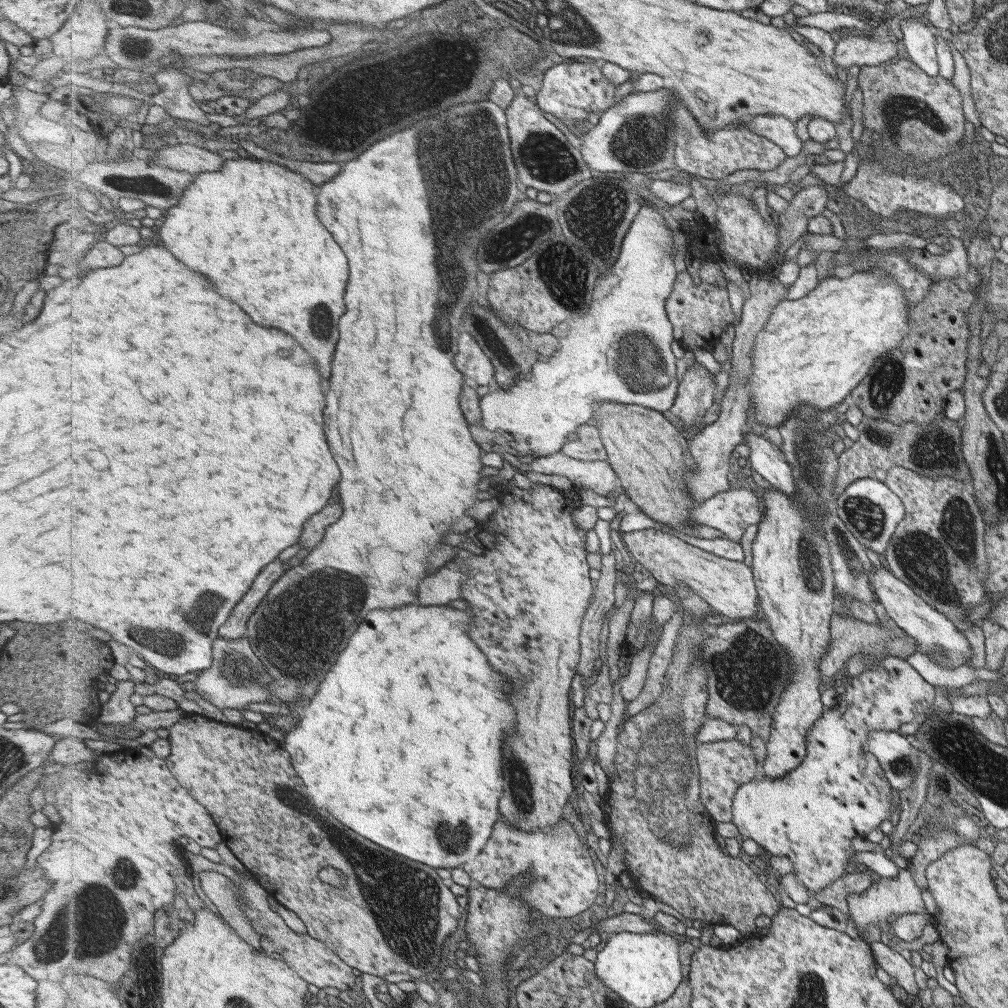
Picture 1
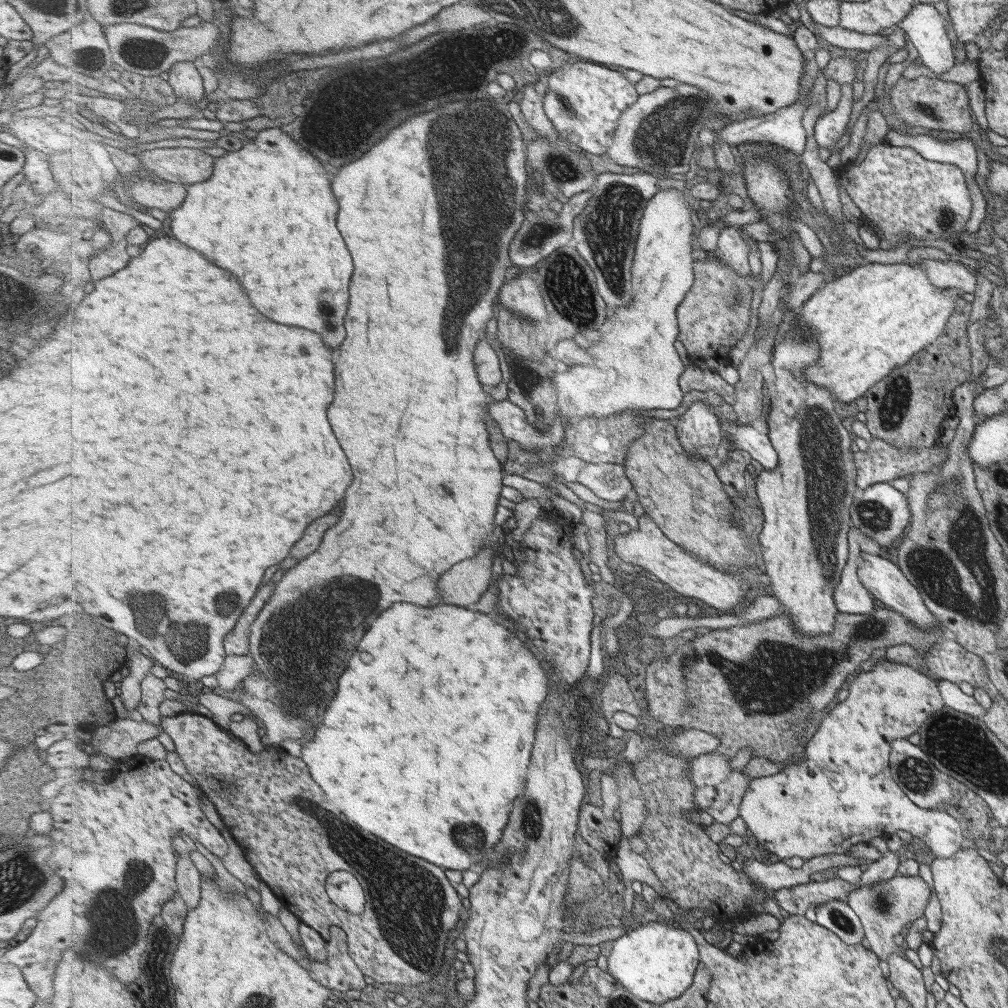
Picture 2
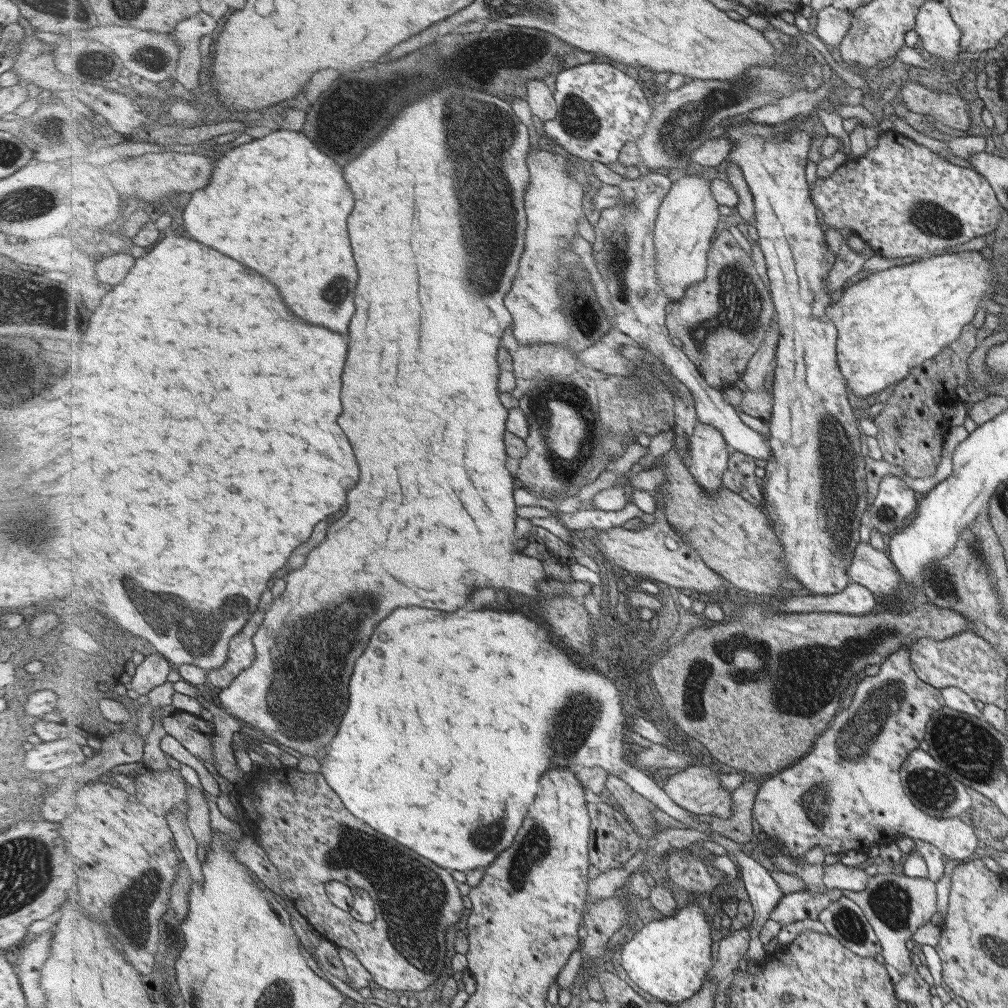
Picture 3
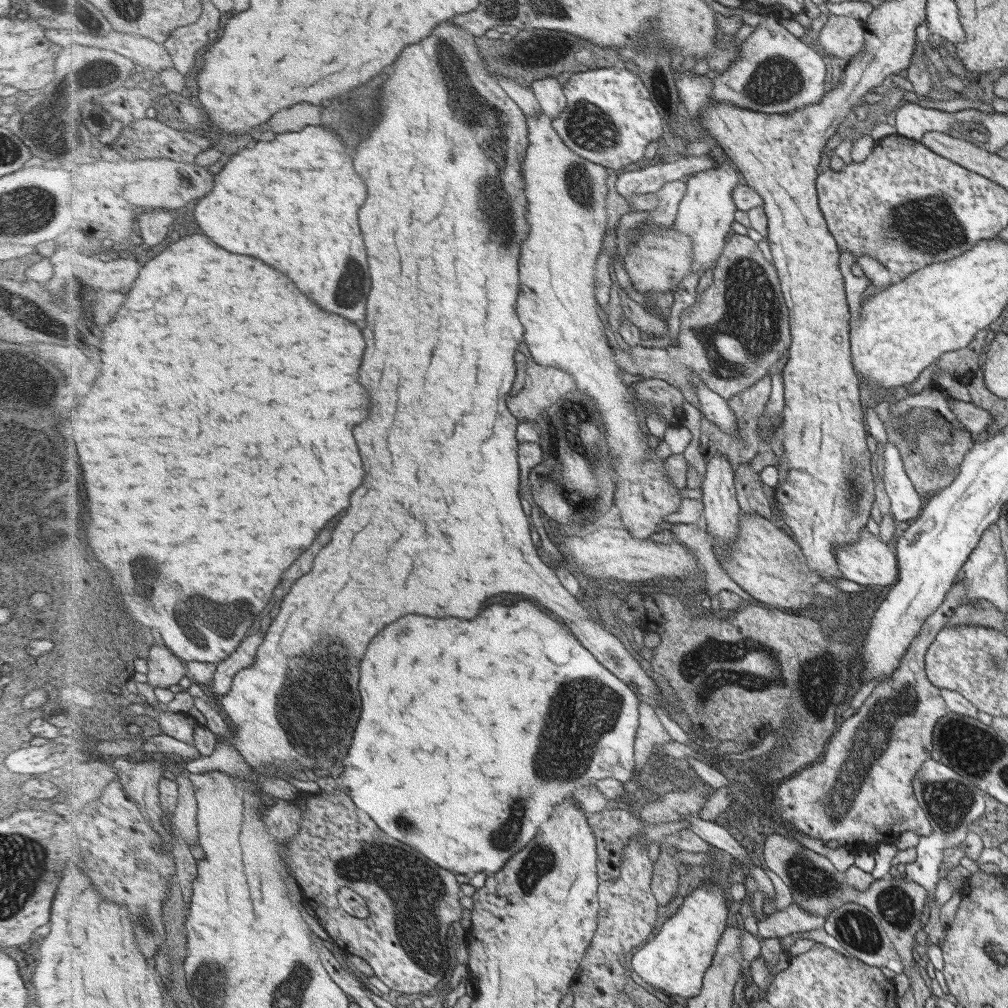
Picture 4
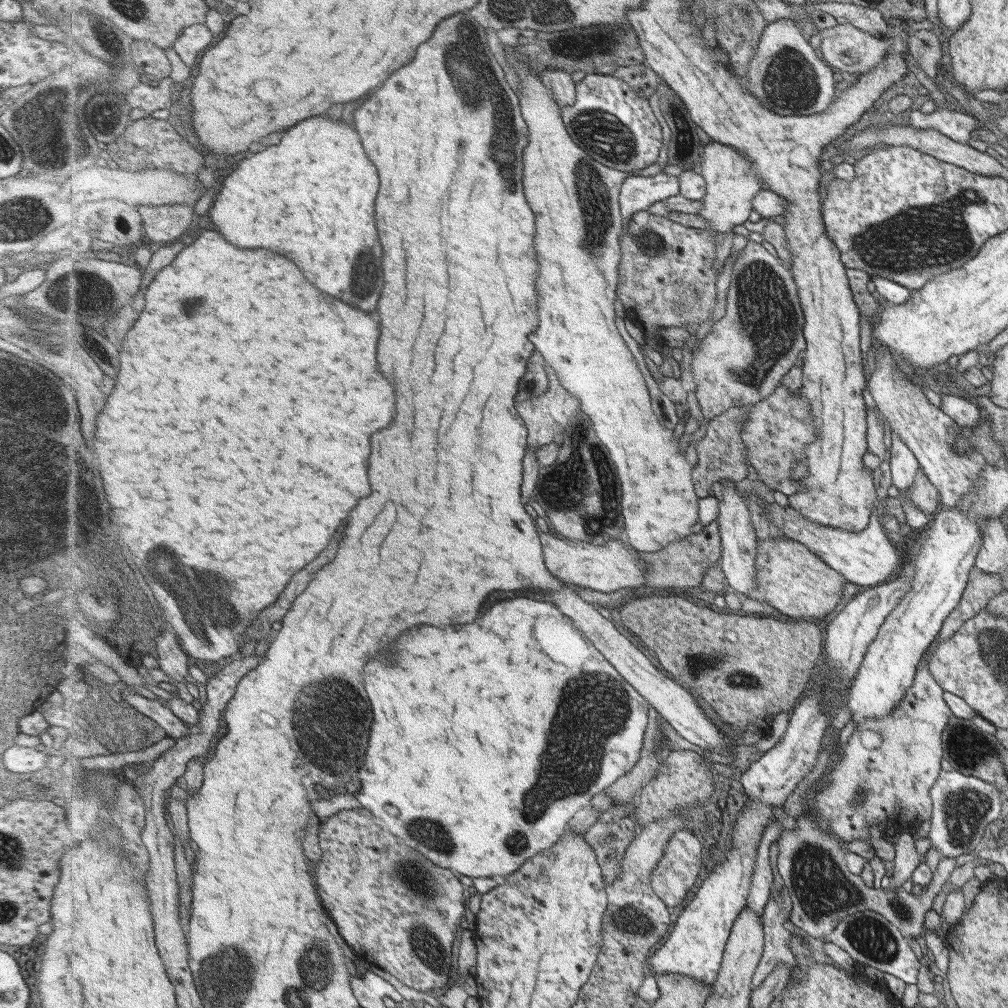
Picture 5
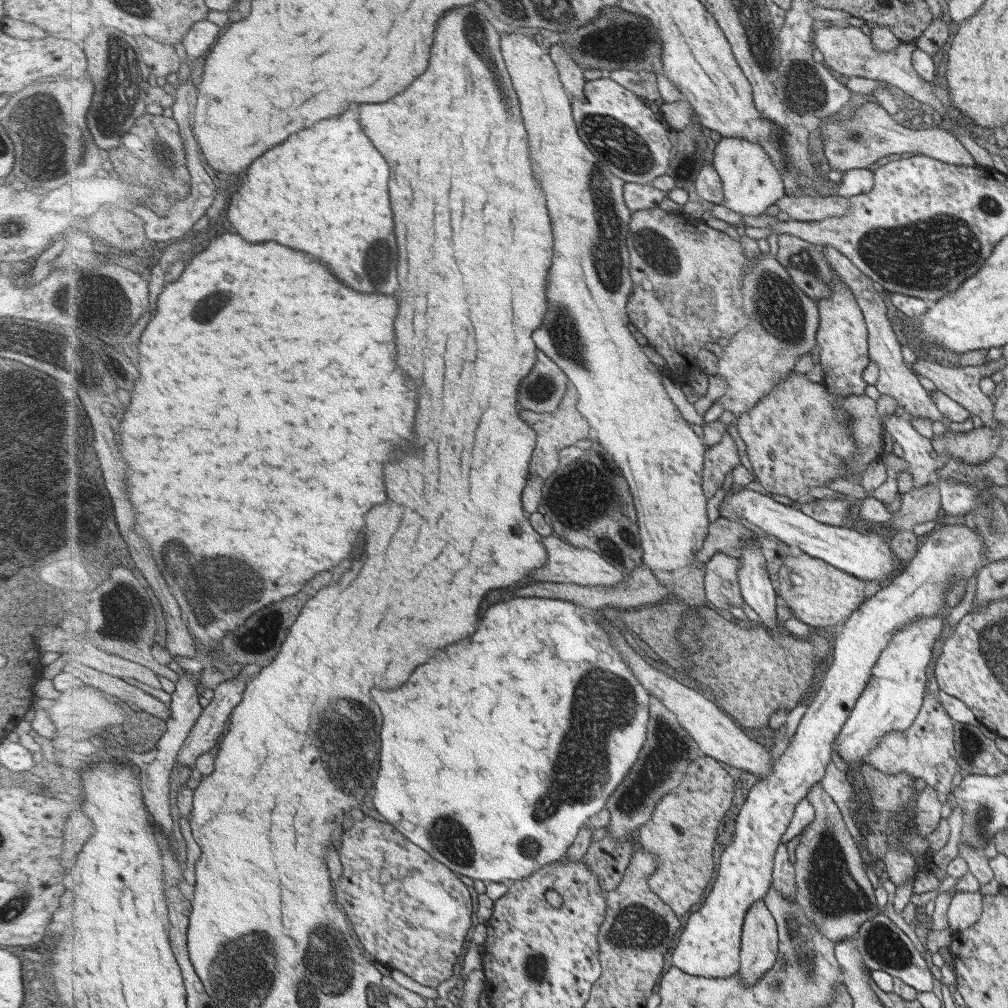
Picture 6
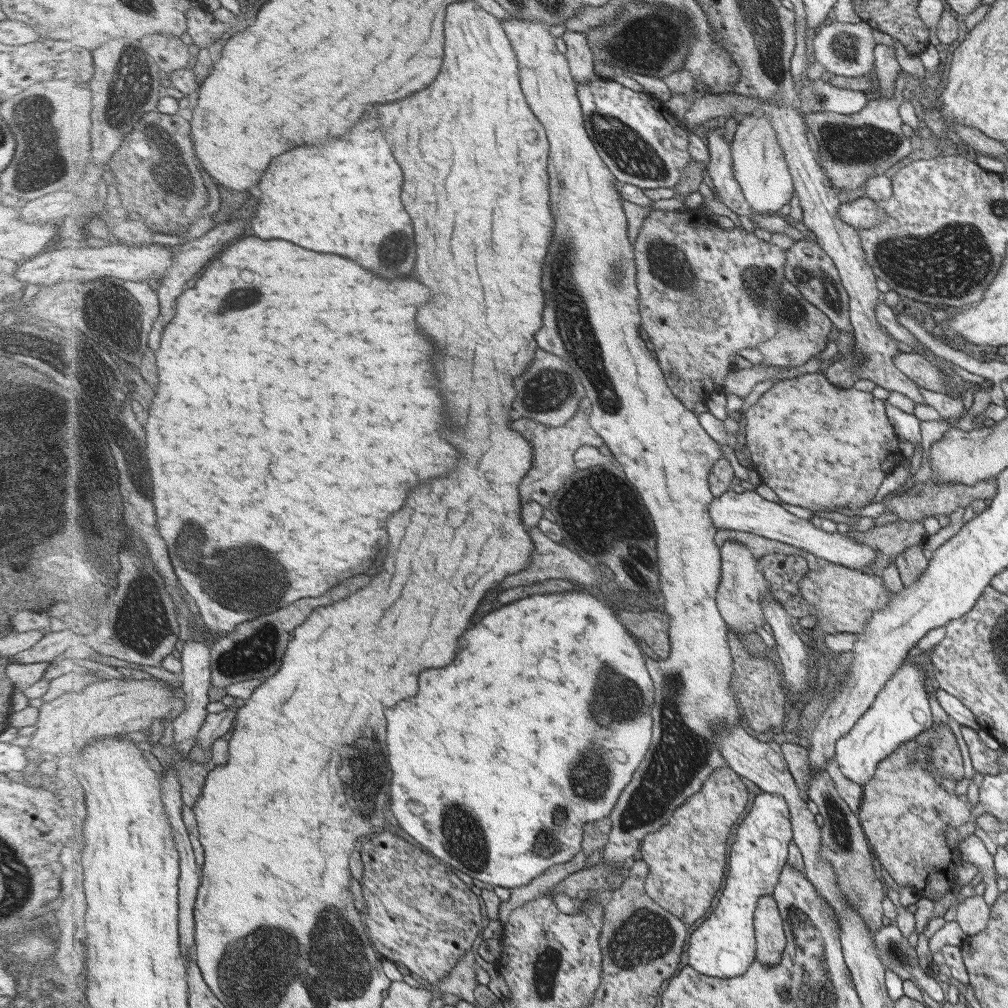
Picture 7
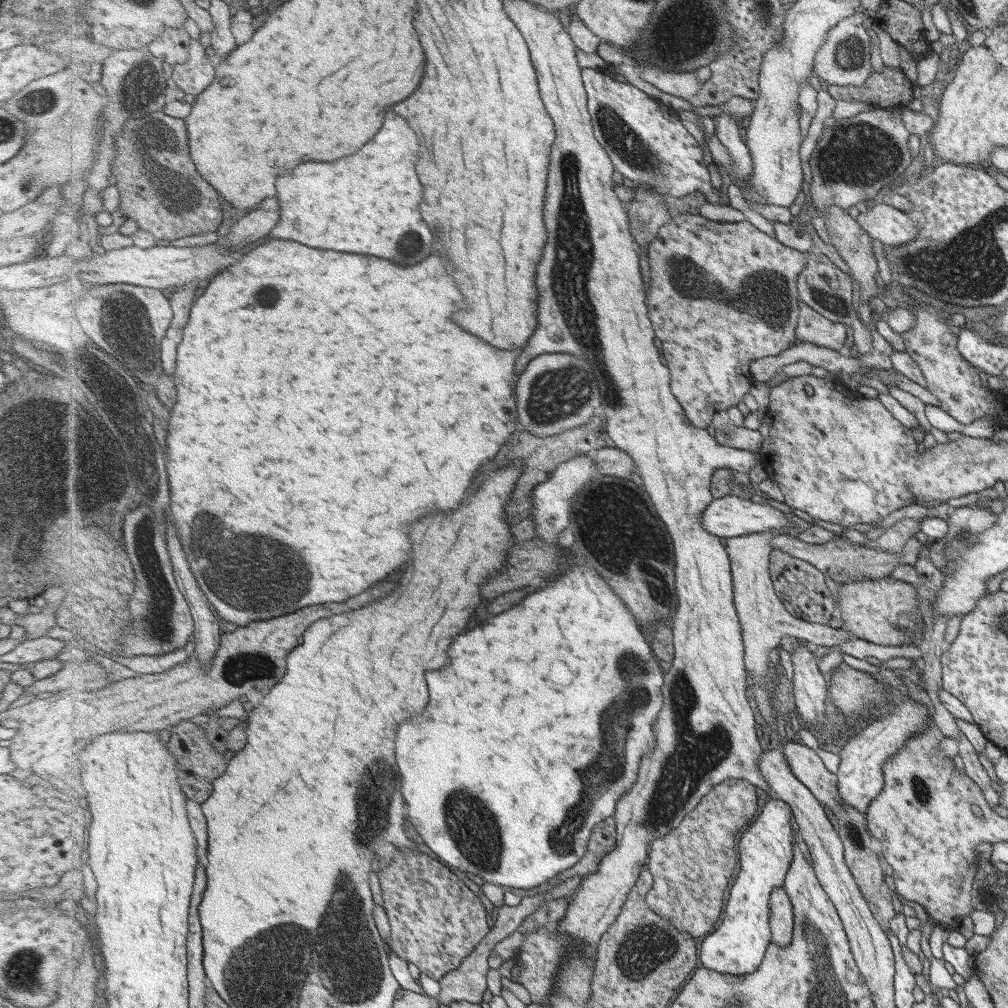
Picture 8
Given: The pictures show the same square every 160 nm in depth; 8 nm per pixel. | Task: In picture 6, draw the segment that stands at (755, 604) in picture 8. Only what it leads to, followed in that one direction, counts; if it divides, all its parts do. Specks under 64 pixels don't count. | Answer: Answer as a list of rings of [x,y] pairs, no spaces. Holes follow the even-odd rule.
[[[717,553],[707,562],[707,596],[714,606],[727,612],[731,606],[744,606],[738,583],[738,566],[740,560],[725,553]]]

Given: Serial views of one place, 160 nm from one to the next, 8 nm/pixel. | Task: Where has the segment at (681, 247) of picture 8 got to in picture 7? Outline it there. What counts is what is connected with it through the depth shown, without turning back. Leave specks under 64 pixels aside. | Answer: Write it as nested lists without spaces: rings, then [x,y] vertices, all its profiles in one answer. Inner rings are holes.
[[[698,208],[684,212],[653,210],[645,218],[635,243],[643,328],[657,347],[659,362],[666,370],[672,390],[692,411],[697,410],[698,404],[709,400],[713,392],[721,392],[725,376],[731,372],[731,356],[735,356],[737,350],[756,348],[759,343],[776,336],[775,331],[782,319],[779,308],[782,306],[780,288],[784,279],[785,250],[781,249],[745,232],[742,227],[725,230]],[[737,302],[743,302],[741,306],[745,312],[739,312],[735,306],[735,312],[731,314],[731,308]]]

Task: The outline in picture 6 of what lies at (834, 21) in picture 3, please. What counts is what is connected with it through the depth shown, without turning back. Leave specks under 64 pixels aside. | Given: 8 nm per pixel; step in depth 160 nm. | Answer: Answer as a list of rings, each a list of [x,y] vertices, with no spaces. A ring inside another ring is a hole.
[[[829,23],[828,27],[815,31],[813,36],[813,46],[821,52],[822,63],[826,68],[831,68],[843,76],[860,76],[861,78],[871,78],[878,80],[882,84],[888,83],[911,95],[911,98],[928,105],[936,118],[954,120],[957,112],[950,111],[945,107],[939,98],[936,98],[929,87],[929,83],[920,77],[918,72],[911,66],[910,55],[916,49],[915,43],[899,42],[898,45],[889,52],[877,52],[868,34],[863,28],[851,26],[845,23]]]

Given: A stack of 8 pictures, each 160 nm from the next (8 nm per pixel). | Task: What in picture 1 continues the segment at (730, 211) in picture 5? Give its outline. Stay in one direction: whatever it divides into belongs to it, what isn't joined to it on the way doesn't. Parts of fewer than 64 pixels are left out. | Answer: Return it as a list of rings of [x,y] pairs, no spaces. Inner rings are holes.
[[[643,206],[635,218],[633,225],[631,225],[625,241],[623,241],[619,260],[617,260],[615,266],[611,264],[611,273],[599,278],[599,282],[597,282],[595,304],[591,306],[591,312],[584,314],[581,318],[571,318],[570,321],[566,322],[570,330],[565,338],[559,338],[560,349],[553,356],[538,359],[532,365],[534,369],[529,377],[527,375],[520,375],[520,378],[518,378],[517,382],[514,382],[513,386],[509,388],[497,388],[493,386],[485,396],[482,396],[480,404],[482,408],[482,424],[483,427],[487,428],[493,434],[493,440],[495,441],[493,447],[515,456],[532,456],[536,458],[558,453],[573,432],[577,432],[577,429],[581,425],[586,425],[591,418],[595,417],[596,406],[600,402],[641,405],[658,410],[659,412],[670,411],[674,408],[675,401],[678,398],[678,387],[681,382],[677,380],[677,358],[675,358],[675,354],[671,350],[671,344],[676,340],[674,339],[674,326],[668,314],[667,304],[668,298],[674,293],[676,282],[678,282],[677,276],[680,273],[677,270],[677,266],[675,266],[676,254],[673,252],[673,244],[675,242],[673,242],[673,234],[669,228],[671,226],[669,226],[667,218],[655,206]]]

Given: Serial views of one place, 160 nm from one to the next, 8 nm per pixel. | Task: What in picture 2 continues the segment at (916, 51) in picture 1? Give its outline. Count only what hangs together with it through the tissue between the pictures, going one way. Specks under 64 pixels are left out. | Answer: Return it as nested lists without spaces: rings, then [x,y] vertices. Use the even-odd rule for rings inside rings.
[[[916,3],[898,27],[909,37],[923,66],[935,74],[955,63],[954,38],[945,29],[945,18],[932,5]]]

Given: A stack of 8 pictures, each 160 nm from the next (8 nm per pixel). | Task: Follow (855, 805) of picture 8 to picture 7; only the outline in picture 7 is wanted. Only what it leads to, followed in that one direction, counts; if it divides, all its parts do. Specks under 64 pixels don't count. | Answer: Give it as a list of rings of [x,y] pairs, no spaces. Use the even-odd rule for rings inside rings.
[[[907,656],[899,669],[889,676],[881,691],[875,695],[867,711],[855,721],[849,733],[835,743],[833,758],[838,764],[842,778],[864,786],[874,776],[880,761],[930,728],[933,718],[927,701],[929,694],[928,680],[918,658]]]

